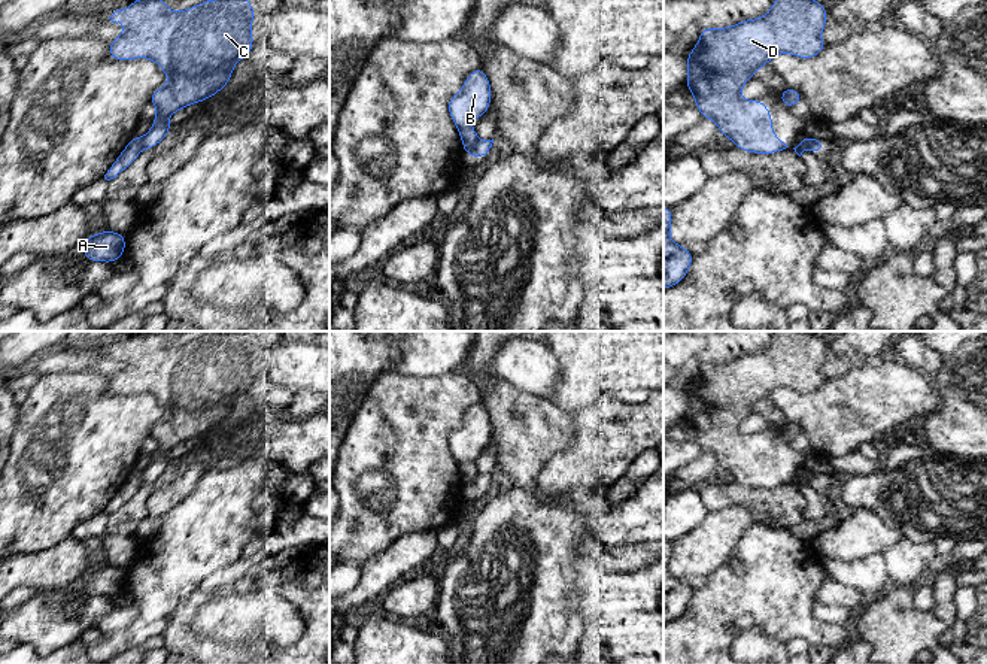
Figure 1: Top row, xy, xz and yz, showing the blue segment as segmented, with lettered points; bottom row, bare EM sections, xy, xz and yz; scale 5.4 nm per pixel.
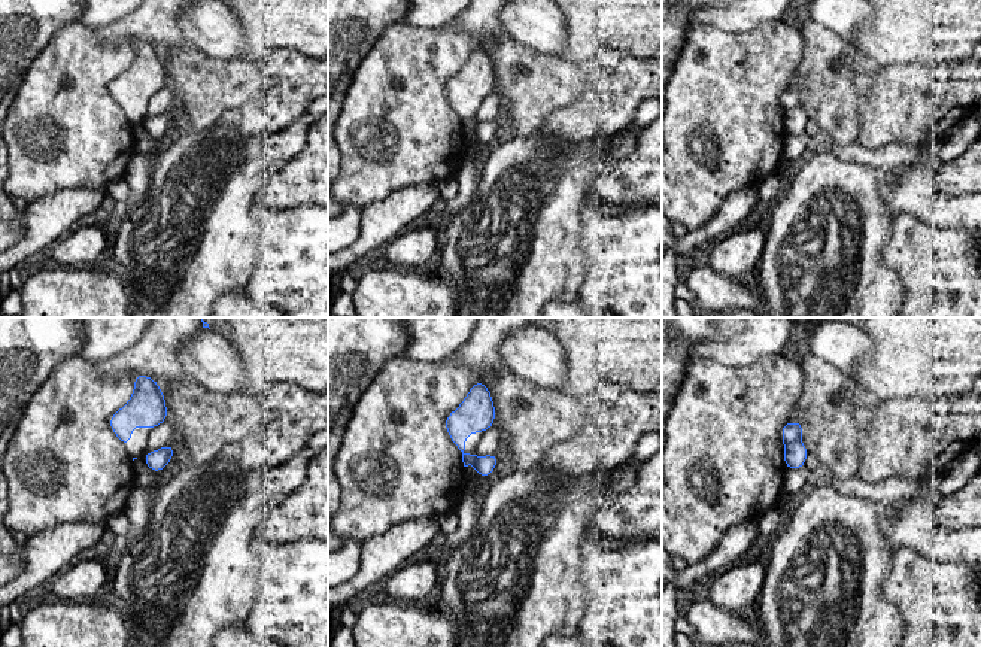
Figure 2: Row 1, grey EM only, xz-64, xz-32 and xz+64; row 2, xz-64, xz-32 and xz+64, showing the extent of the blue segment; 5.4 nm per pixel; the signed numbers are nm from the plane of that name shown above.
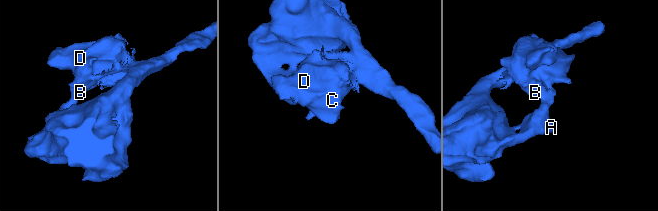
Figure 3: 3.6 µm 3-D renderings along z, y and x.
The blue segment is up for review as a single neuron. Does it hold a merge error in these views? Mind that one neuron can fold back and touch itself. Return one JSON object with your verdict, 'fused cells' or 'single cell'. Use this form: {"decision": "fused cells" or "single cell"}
{"decision": "fused cells"}

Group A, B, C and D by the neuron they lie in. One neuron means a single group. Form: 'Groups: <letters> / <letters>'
Groups: A / B C D

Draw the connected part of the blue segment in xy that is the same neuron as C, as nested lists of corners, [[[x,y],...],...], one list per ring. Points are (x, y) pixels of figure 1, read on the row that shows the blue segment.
[[[136,0],[130,3],[125,12],[121,9],[113,12],[109,19],[116,24],[124,22],[125,30],[109,45],[109,57],[118,61],[151,58],[168,76],[168,84],[151,94],[151,104],[158,109],[158,113],[152,119],[152,128],[142,137],[142,149],[155,148],[167,136],[173,127],[167,122],[170,115],[194,103],[212,98],[231,81],[236,63],[246,58],[253,48],[253,12],[255,9],[247,0],[206,0],[182,12],[170,12],[163,0]]]

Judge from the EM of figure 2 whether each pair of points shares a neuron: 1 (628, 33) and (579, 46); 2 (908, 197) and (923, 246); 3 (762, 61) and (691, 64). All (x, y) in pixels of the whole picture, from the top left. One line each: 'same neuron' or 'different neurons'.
1: same neuron
2: different neurons
3: same neuron

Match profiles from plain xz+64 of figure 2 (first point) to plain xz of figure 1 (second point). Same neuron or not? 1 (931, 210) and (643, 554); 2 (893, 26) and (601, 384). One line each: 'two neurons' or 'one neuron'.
1: one neuron
2: one neuron

